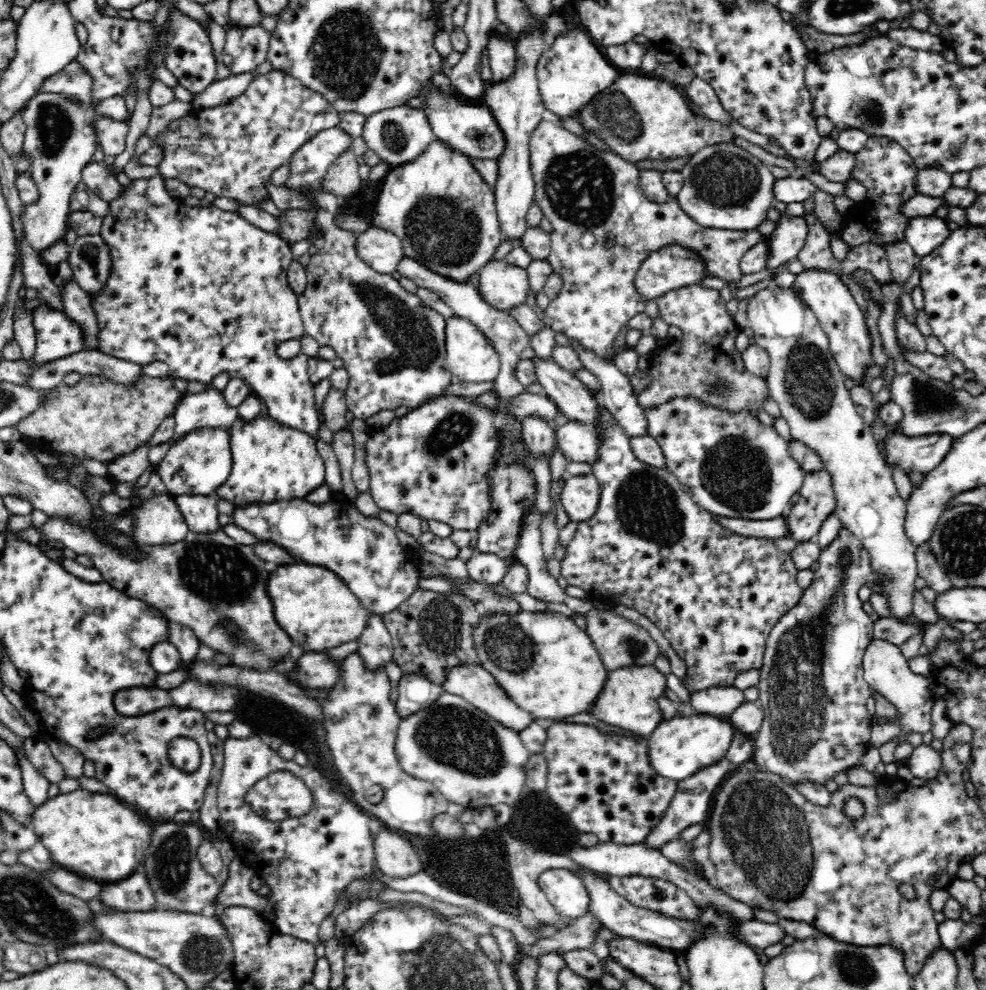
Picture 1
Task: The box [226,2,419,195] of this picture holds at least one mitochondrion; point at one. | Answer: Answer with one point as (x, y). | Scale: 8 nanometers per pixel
(344, 58)

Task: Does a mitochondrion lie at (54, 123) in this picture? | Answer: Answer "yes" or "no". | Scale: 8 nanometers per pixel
yes

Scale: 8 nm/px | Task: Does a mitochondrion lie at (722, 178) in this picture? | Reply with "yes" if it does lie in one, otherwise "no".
yes

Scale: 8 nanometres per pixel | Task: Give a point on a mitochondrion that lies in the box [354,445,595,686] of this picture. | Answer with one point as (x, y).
(510, 648)

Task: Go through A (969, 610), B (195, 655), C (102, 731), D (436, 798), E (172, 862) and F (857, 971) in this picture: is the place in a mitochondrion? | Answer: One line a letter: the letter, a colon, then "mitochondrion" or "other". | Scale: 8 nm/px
A: other
B: other
C: other
D: other
E: mitochondrion
F: mitochondrion

